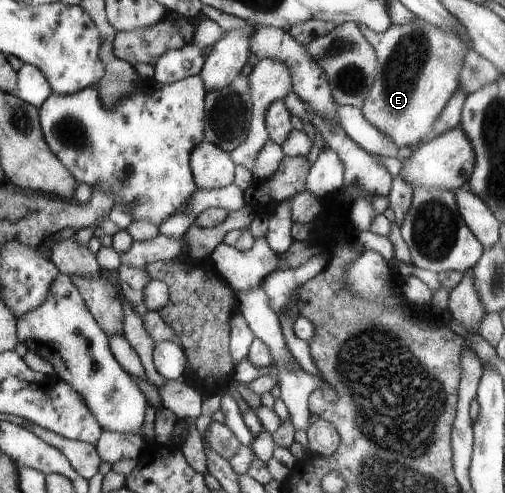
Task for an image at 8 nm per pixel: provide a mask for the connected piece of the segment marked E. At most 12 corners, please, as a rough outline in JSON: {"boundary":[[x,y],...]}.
{"boundary":[[416,16],[383,33],[362,105],[416,148],[456,94],[470,45]]}

